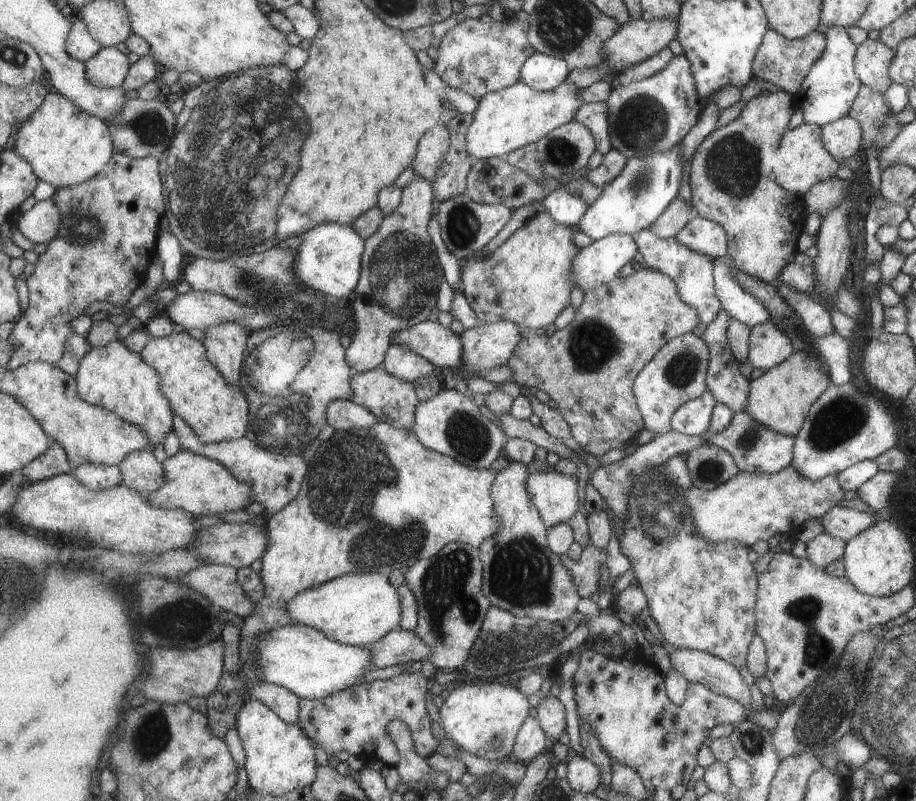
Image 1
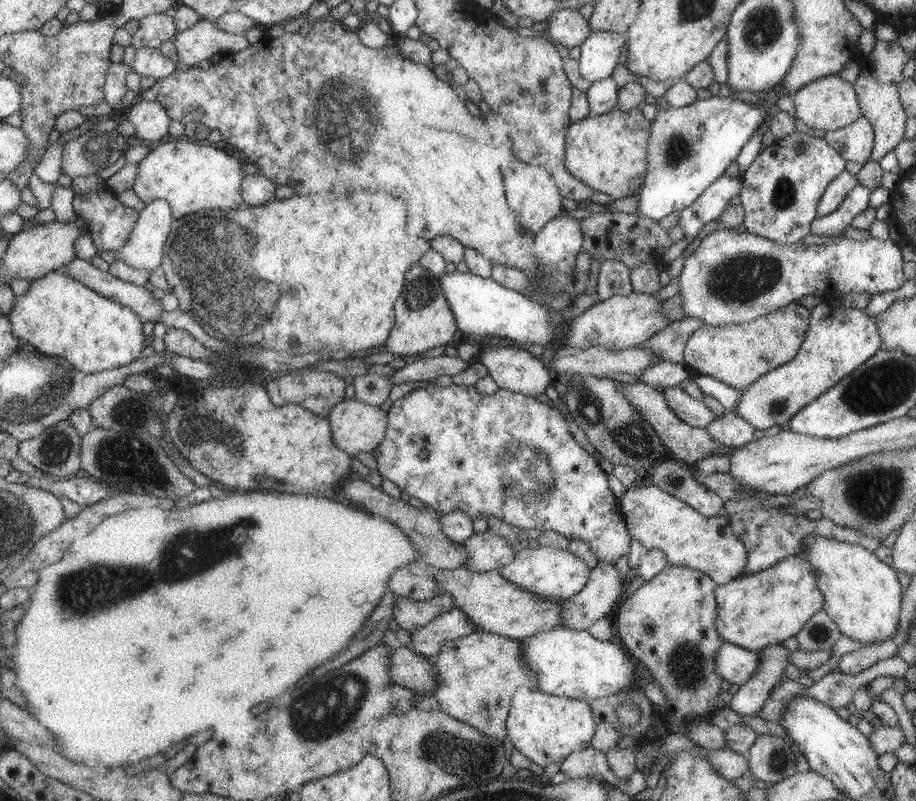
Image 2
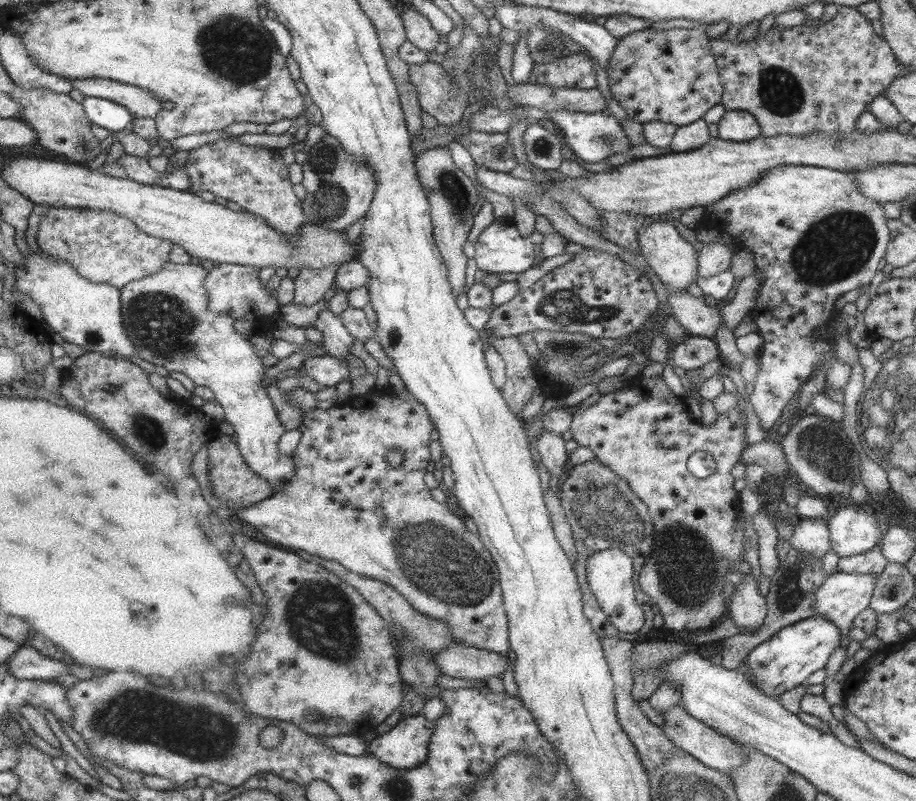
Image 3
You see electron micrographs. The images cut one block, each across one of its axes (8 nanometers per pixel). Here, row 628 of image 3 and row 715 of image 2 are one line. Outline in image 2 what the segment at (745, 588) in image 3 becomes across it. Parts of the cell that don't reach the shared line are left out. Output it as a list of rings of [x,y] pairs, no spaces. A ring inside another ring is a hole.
[[[781,643],[767,645],[757,653],[759,662],[750,679],[747,679],[734,695],[726,698],[728,707],[740,716],[756,716],[756,712],[773,690],[774,684],[786,676],[784,670],[790,666],[790,654]]]

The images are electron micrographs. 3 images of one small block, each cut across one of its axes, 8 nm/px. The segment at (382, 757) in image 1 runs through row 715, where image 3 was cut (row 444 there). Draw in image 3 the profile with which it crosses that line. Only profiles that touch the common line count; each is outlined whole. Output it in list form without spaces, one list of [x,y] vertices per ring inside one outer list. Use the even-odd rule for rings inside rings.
[[[389,387],[388,390],[377,390],[373,388],[371,391],[352,397],[344,404],[337,407],[330,407],[327,410],[314,408],[313,410],[302,410],[296,404],[290,404],[295,410],[300,412],[301,421],[298,427],[300,433],[300,442],[290,454],[291,461],[294,464],[294,476],[291,481],[283,487],[283,491],[260,500],[259,502],[251,503],[251,505],[237,505],[237,509],[231,514],[262,534],[271,543],[277,546],[287,547],[289,550],[303,550],[307,554],[324,558],[327,561],[335,561],[343,565],[344,569],[349,569],[352,573],[359,573],[361,576],[370,577],[376,581],[383,581],[385,584],[393,587],[401,596],[403,596],[415,609],[415,612],[429,616],[433,620],[439,620],[443,624],[447,624],[447,632],[453,636],[453,640],[457,643],[464,644],[468,647],[473,647],[479,650],[493,651],[495,654],[507,656],[509,652],[509,617],[506,615],[505,605],[502,600],[502,588],[499,584],[498,566],[494,563],[494,559],[490,556],[490,551],[485,547],[481,538],[475,534],[471,534],[465,530],[463,522],[453,516],[443,504],[431,500],[427,486],[423,484],[423,476],[425,476],[425,466],[429,462],[429,432],[433,430],[431,422],[429,422],[429,413],[419,404],[417,400],[405,388],[401,391],[393,391]],[[394,449],[402,455],[402,462],[398,467],[392,468],[384,457],[387,452]]]

